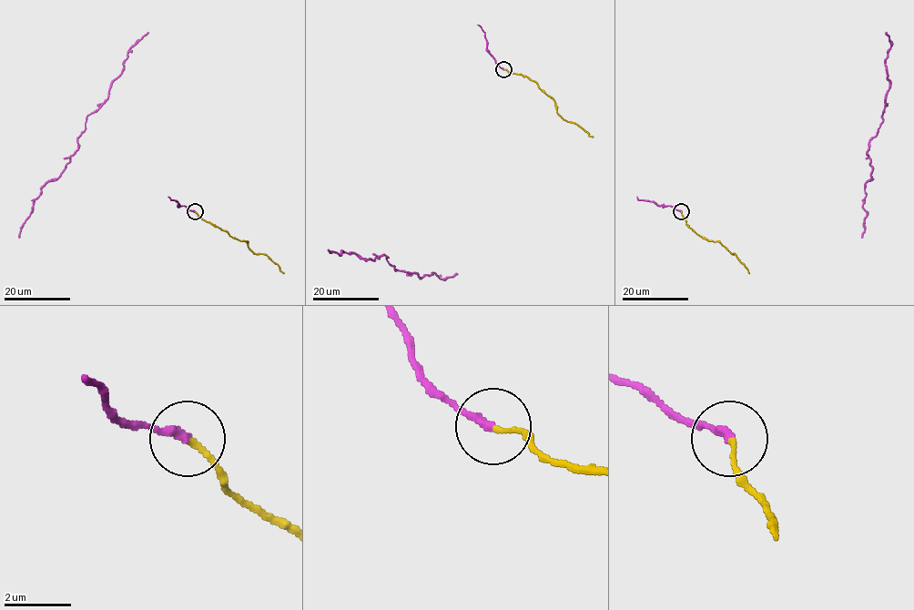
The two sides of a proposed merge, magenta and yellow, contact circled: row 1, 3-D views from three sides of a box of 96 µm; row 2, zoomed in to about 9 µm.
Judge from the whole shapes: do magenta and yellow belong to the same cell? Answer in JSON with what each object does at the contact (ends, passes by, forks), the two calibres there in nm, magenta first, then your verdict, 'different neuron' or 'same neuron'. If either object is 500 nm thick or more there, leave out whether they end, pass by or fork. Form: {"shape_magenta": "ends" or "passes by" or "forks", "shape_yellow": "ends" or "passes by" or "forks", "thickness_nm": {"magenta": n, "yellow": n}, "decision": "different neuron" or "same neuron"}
{"shape_magenta": "ends", "shape_yellow": "ends", "thickness_nm": {"magenta": 280, "yellow": 150}, "decision": "different neuron"}

